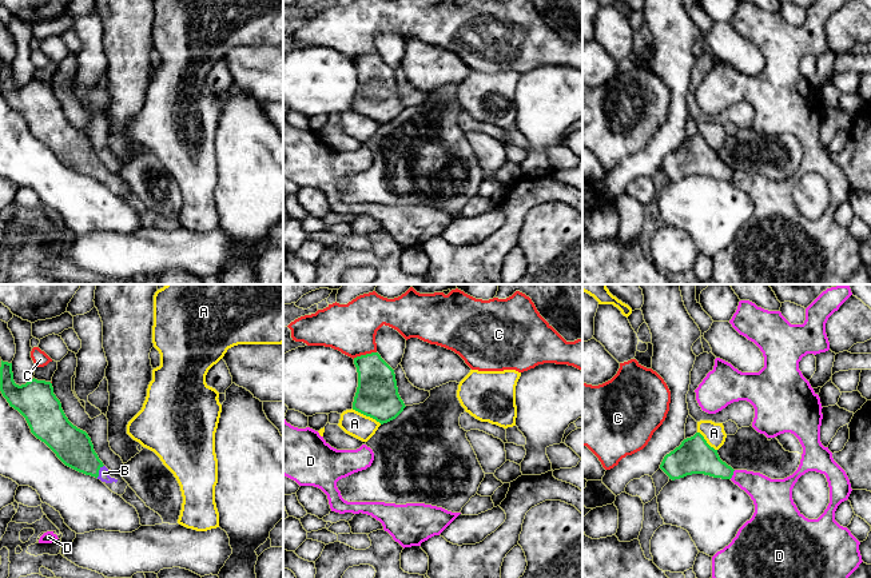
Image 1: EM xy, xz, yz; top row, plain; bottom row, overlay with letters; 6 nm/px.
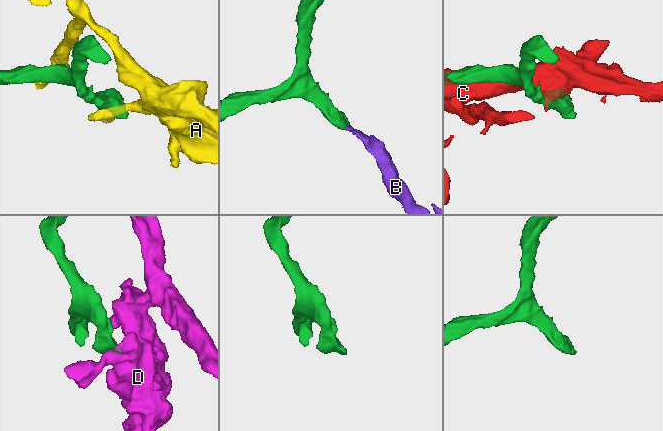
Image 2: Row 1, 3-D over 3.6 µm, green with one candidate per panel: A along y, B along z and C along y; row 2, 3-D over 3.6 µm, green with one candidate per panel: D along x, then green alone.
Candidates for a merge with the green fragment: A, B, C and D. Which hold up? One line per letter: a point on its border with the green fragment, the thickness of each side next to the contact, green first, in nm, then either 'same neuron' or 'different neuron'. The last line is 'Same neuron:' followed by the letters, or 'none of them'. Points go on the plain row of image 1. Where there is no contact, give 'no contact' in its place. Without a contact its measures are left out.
A: meets green in xz at (366, 116); 260 nm thick on the green side, 150 nm on the other; different neuron
B: meets green in xy at (98, 172); 220 nm thick on the green side, 60 nm on the other; same neuron
C: meets green in xz at (364, 56); 260 nm thick on the green side, 300 nm on the other; different neuron
D: meets green in yz at (732, 175); 200 nm thick on the green side, 190 nm on the other; different neuron
Same neuron: B

